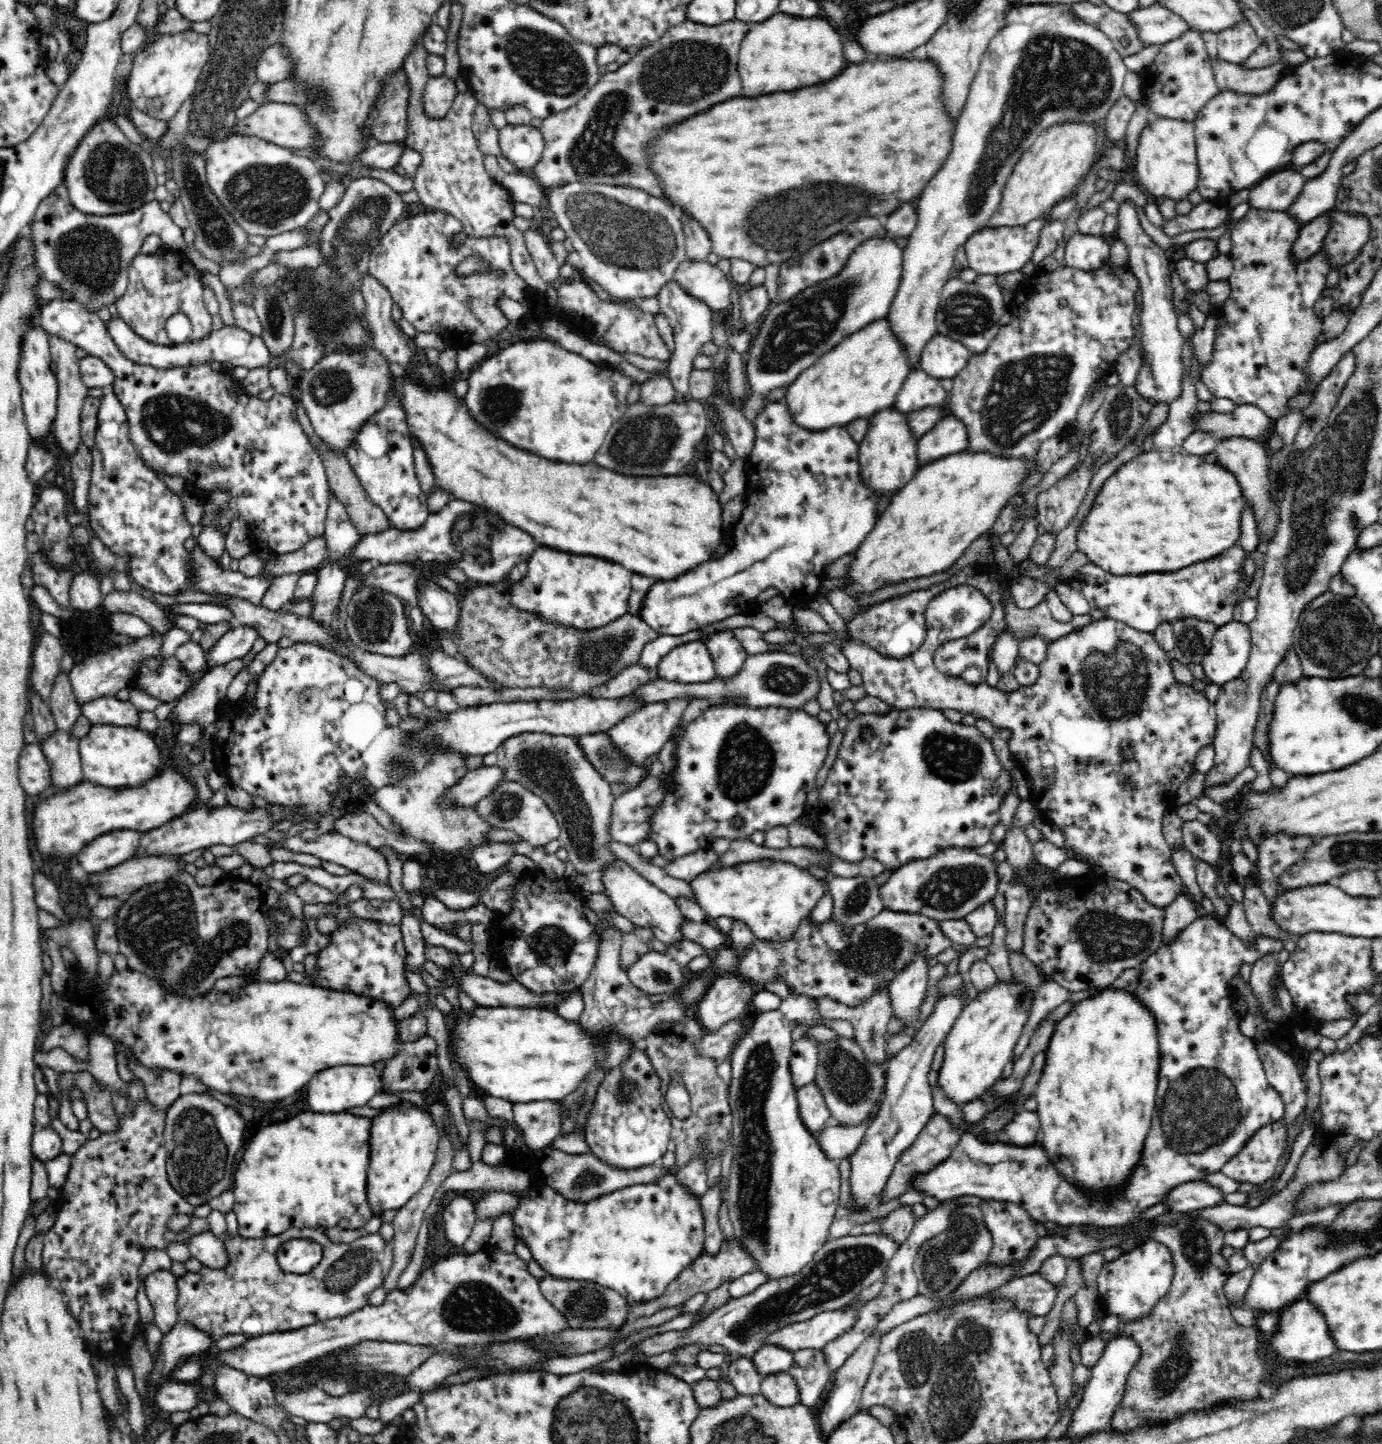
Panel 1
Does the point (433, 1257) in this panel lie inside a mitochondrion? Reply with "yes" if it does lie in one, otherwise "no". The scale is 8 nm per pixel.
no

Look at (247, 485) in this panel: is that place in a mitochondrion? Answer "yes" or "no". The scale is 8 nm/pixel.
no

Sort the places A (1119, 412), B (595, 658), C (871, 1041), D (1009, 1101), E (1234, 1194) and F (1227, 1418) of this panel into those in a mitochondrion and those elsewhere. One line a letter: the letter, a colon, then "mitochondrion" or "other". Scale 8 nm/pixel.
A: mitochondrion
B: mitochondrion
C: mitochondrion
D: other
E: other
F: other

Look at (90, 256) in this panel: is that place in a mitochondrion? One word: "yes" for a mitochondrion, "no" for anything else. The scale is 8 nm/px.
yes

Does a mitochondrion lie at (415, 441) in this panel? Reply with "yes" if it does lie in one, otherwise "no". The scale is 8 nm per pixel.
no

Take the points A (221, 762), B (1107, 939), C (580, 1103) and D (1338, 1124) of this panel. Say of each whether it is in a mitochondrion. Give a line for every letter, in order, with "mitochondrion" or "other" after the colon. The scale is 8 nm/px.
A: other
B: mitochondrion
C: mitochondrion
D: other

